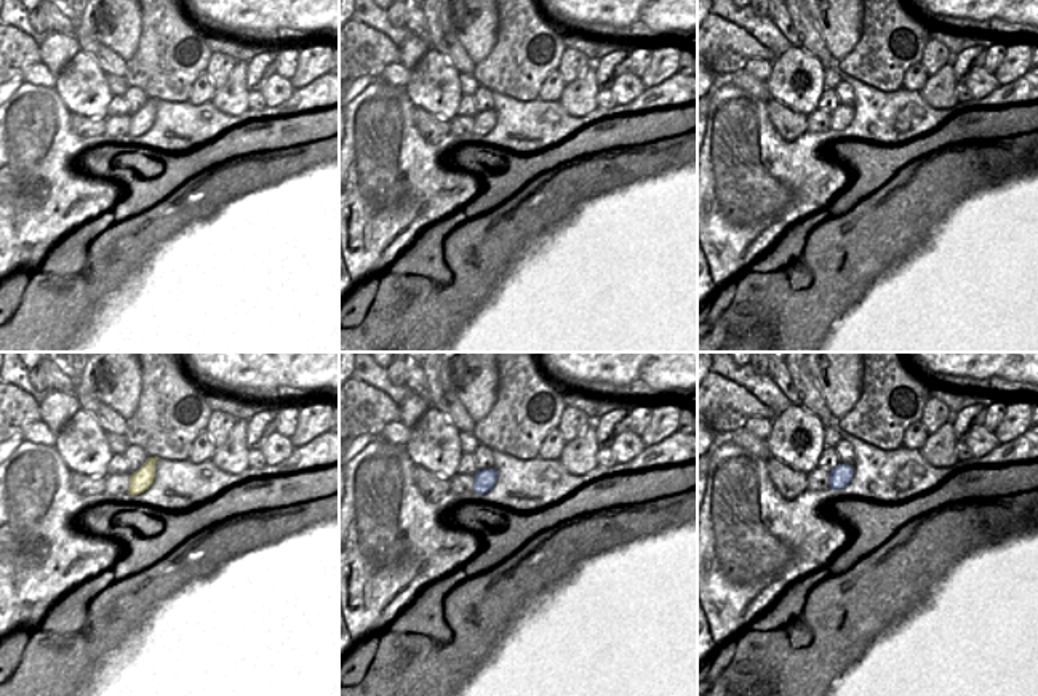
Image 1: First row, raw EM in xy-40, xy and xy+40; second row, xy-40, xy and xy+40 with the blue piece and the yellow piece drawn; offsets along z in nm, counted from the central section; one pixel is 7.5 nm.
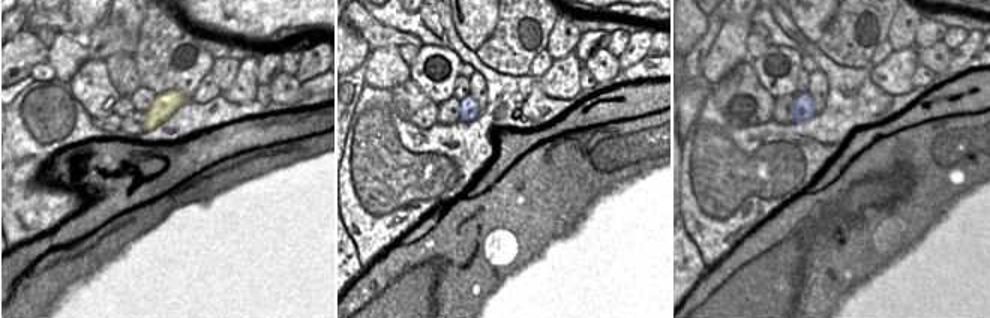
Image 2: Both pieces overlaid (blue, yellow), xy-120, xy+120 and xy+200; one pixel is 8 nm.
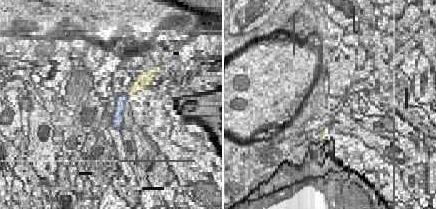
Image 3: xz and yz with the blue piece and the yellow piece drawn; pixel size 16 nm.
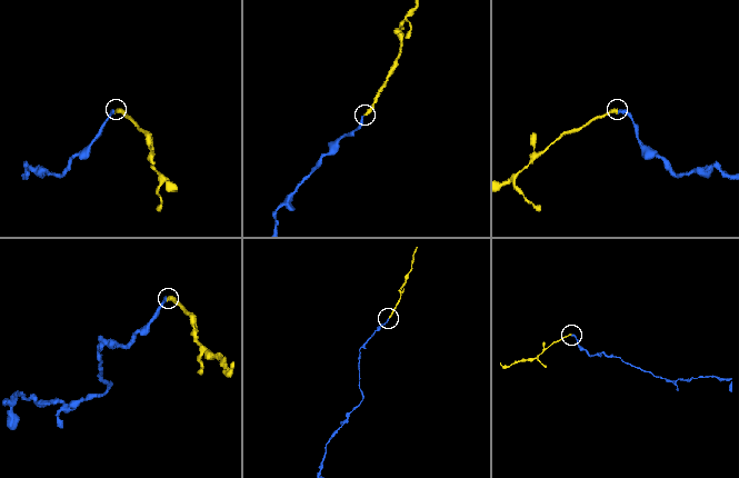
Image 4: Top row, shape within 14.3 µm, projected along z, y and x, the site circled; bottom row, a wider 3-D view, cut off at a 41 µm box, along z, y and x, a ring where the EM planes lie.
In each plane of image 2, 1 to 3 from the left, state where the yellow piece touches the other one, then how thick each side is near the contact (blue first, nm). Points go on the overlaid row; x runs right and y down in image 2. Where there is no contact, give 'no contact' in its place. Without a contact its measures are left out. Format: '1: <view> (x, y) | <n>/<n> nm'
1: no contact
2: no contact
3: no contact

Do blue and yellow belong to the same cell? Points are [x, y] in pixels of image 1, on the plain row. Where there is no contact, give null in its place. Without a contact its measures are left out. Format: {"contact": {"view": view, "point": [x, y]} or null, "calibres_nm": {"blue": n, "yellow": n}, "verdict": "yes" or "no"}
{"contact": null, "verdict": "yes"}

